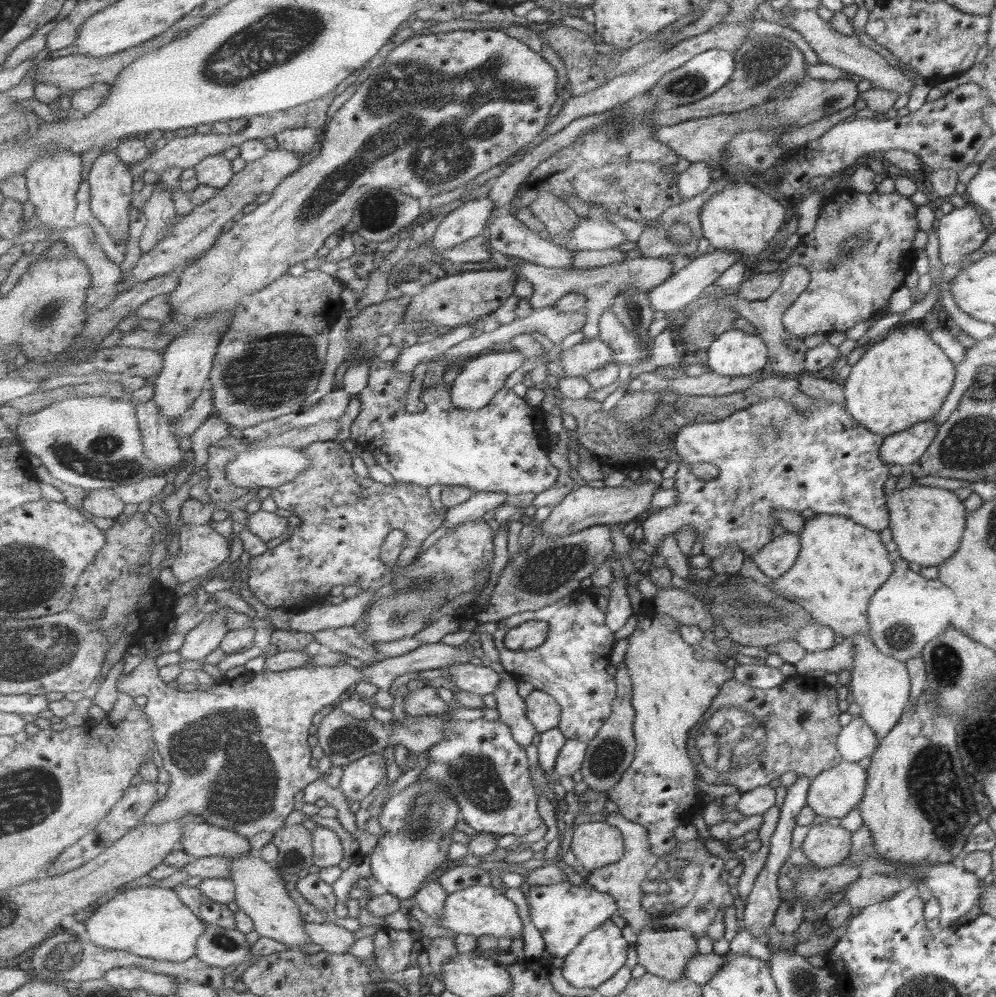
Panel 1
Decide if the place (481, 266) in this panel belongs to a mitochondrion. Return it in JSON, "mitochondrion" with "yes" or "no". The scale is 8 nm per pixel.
{"mitochondrion":"no"}

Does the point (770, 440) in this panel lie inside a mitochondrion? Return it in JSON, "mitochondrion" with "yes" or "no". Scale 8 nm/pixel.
{"mitochondrion":"yes"}

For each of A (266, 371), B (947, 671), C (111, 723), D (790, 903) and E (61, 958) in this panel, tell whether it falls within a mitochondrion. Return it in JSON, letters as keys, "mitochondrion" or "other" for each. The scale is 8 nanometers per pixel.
{"A":"mitochondrion","B":"mitochondrion","C":"other","D":"other","E":"mitochondrion"}

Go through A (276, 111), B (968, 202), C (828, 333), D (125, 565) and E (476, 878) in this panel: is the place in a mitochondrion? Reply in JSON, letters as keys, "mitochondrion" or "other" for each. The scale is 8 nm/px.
{"A":"other","B":"other","C":"other","D":"other","E":"other"}

